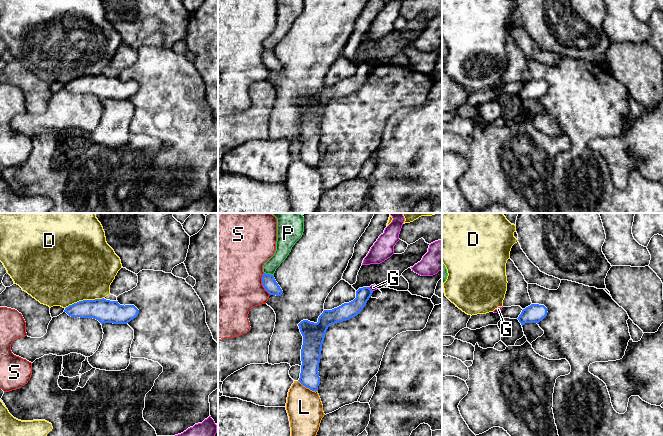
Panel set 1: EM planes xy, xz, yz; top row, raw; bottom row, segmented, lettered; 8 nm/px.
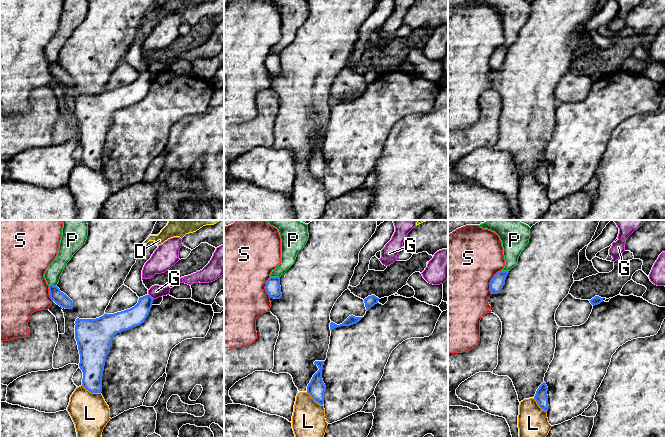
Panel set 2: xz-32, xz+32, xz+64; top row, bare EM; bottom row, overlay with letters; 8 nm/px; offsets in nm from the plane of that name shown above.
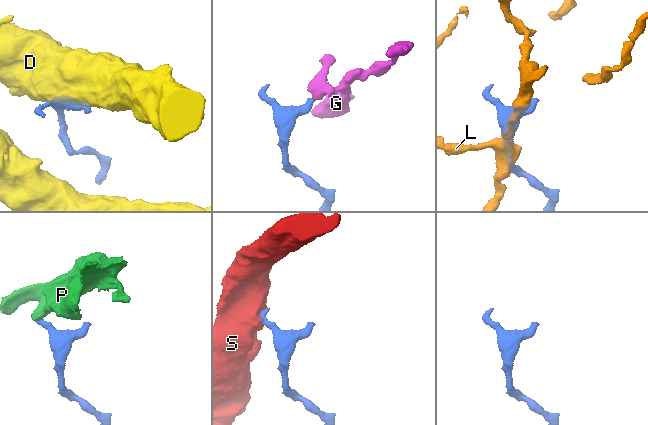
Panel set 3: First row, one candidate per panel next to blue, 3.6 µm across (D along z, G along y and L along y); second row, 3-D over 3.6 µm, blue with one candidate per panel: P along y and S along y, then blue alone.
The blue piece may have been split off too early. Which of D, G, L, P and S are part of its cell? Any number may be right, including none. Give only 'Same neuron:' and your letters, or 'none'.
Same neuron: none

